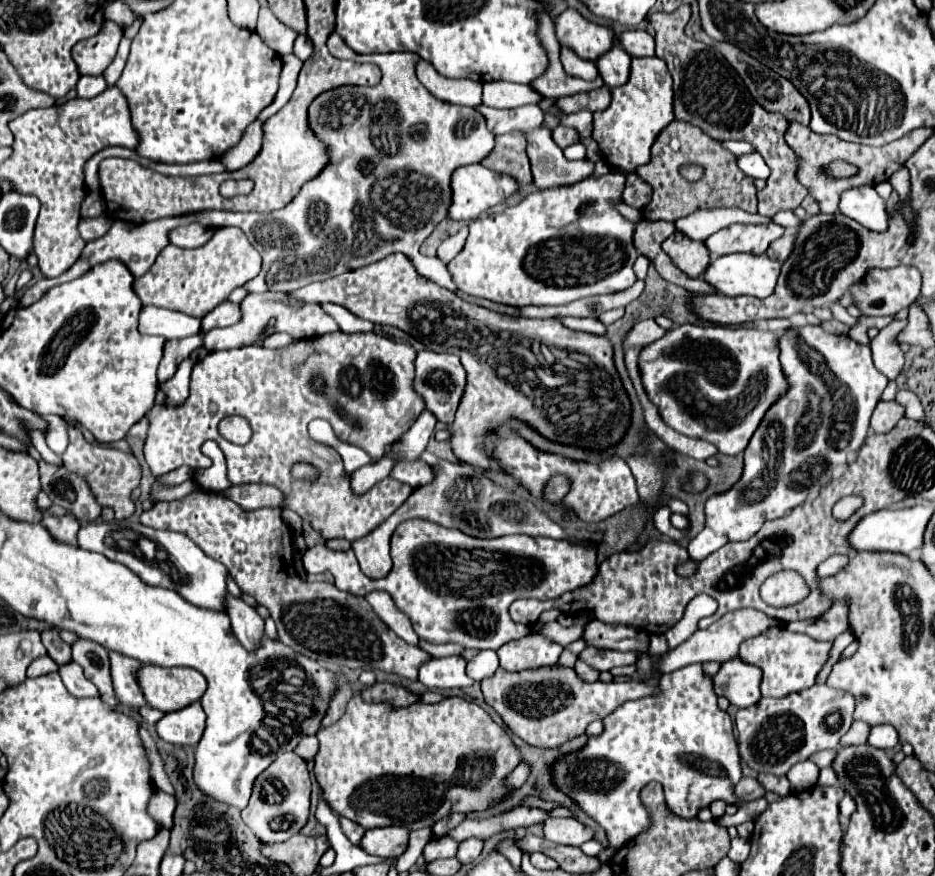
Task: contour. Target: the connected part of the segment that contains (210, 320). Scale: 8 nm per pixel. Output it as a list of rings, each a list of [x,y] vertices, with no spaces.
[[[229,301],[217,305],[211,313],[207,313],[203,317],[203,325],[201,325],[201,331],[205,329],[211,329],[211,327],[227,327],[227,325],[233,325],[239,321],[239,305],[233,305]]]

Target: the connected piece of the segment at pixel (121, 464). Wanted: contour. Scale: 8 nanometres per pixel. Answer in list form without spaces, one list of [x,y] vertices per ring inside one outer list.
[[[75,427],[67,429],[69,433],[69,447],[65,451],[63,463],[71,473],[83,477],[101,507],[111,507],[115,511],[115,519],[125,519],[133,515],[135,503],[129,503],[129,493],[139,485],[141,467],[133,455],[127,455],[119,449],[107,449],[107,445],[89,443],[83,433]]]

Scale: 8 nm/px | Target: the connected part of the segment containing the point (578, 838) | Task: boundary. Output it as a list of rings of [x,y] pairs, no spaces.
[[[549,817],[543,823],[543,833],[545,839],[559,843],[559,845],[573,845],[579,847],[581,843],[589,841],[593,837],[593,831],[589,827],[583,827],[579,821],[567,817],[567,819],[557,819]]]

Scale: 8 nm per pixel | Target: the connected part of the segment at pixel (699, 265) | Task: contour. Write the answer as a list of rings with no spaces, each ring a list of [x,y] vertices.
[[[675,231],[669,239],[665,239],[661,247],[671,257],[675,267],[679,267],[689,277],[699,277],[709,265],[709,253],[705,245],[689,239],[679,231]]]

